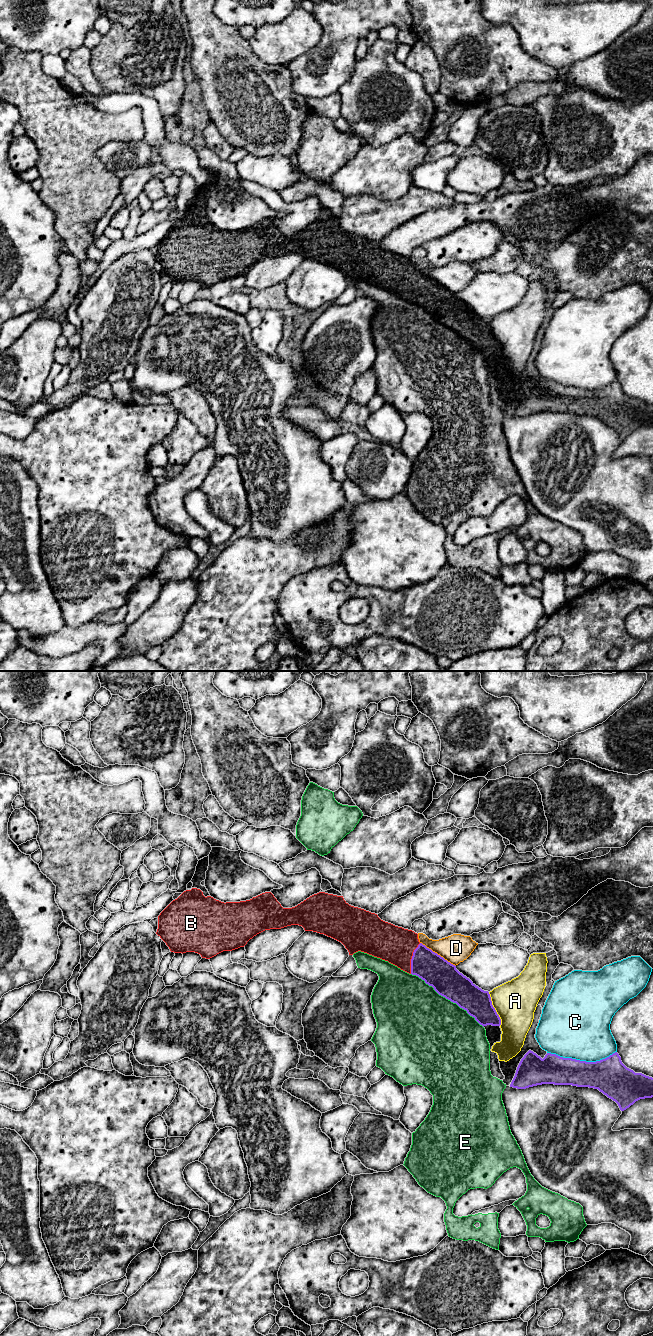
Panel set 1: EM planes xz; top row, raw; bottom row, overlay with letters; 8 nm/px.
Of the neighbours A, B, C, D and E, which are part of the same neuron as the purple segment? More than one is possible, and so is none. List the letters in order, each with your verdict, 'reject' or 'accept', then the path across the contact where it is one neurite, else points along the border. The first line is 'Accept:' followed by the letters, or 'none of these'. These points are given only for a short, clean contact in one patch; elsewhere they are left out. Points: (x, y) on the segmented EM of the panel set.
Accept: B
A: reject
B: accept
C: reject
D: reject
E: reject

